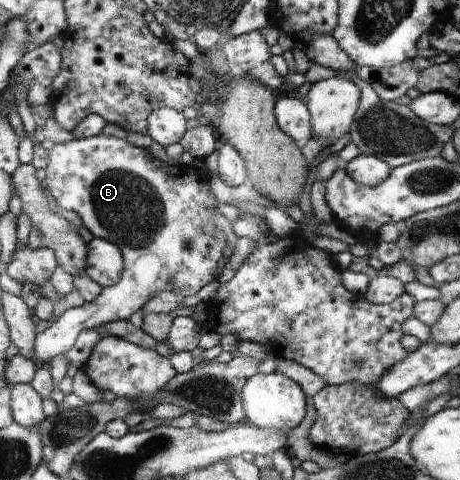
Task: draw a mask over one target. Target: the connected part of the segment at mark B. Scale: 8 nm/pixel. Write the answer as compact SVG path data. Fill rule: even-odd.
M98 134L95 136L90 136L87 138L82 138L80 140L64 140L59 144L54 144L52 149L48 151L49 162L45 169L47 178L45 182L47 183L47 188L50 191L50 195L54 197L54 201L63 210L73 211L82 220L83 226L92 233L95 238L102 238L103 240L108 240L117 246L123 254L123 261L126 263L126 267L123 269L122 279L115 283L113 286L103 288L100 295L95 301L86 302L83 306L69 308L60 317L52 320L52 325L45 330L42 330L34 340L32 359L34 363L38 366L48 365L50 359L55 358L59 354L65 354L70 351L71 347L78 339L79 333L83 331L84 328L99 328L106 323L116 320L129 320L130 316L142 309L143 305L147 303L148 300L152 299L158 292L171 291L175 294L179 294L182 298L187 295L194 295L202 291L204 287L212 282L212 279L216 279L216 269L218 269L218 261L221 261L222 251L224 251L224 245L226 245L226 239L222 233L214 233L214 211L216 211L216 197L212 195L210 190L210 184L208 178L194 178L190 177L185 179L184 167L172 165L170 161L163 162L160 159L152 156L149 148L141 148L136 145L131 144L124 138L117 138L115 136L107 136L105 134Z

